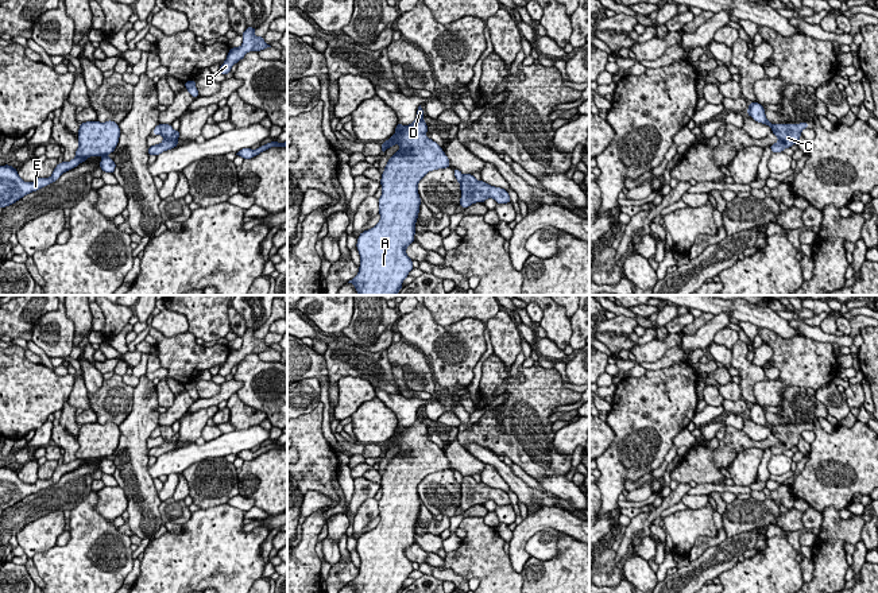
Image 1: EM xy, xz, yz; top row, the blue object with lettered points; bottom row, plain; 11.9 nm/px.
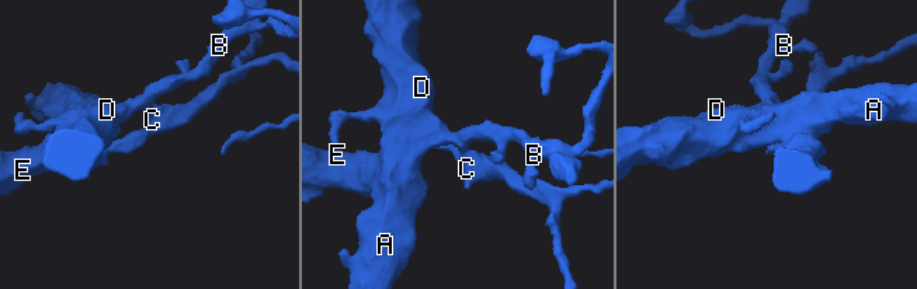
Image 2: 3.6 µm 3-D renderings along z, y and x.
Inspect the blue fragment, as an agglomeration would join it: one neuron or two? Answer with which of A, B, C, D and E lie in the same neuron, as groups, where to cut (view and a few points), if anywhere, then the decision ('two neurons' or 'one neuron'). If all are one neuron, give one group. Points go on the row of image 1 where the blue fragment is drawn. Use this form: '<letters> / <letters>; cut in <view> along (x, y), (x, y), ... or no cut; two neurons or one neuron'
A B D / C E; cut in xy along (76, 155), (85, 158); two neurons

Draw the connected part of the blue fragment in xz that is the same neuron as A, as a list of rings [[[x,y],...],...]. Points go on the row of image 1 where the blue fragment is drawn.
[[[419,105],[417,119],[409,125],[398,123],[395,133],[382,143],[382,154],[394,144],[398,144],[399,150],[388,159],[382,173],[382,195],[378,199],[380,221],[357,237],[360,267],[357,275],[348,283],[355,286],[359,295],[397,295],[403,287],[403,280],[414,268],[413,260],[406,255],[406,248],[414,243],[421,205],[418,182],[429,171],[450,167],[444,150],[429,139],[426,132],[428,124],[423,121],[423,109]]]

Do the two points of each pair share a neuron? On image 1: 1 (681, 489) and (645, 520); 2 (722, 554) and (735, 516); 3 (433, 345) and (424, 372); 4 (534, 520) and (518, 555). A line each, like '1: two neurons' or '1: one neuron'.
1: one neuron
2: two neurons
3: two neurons
4: one neuron

